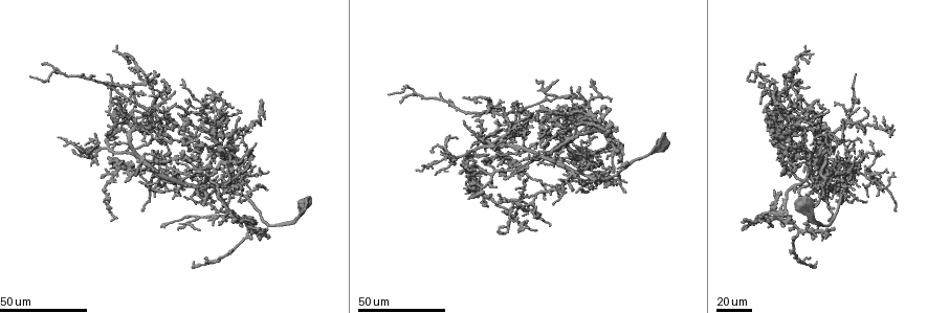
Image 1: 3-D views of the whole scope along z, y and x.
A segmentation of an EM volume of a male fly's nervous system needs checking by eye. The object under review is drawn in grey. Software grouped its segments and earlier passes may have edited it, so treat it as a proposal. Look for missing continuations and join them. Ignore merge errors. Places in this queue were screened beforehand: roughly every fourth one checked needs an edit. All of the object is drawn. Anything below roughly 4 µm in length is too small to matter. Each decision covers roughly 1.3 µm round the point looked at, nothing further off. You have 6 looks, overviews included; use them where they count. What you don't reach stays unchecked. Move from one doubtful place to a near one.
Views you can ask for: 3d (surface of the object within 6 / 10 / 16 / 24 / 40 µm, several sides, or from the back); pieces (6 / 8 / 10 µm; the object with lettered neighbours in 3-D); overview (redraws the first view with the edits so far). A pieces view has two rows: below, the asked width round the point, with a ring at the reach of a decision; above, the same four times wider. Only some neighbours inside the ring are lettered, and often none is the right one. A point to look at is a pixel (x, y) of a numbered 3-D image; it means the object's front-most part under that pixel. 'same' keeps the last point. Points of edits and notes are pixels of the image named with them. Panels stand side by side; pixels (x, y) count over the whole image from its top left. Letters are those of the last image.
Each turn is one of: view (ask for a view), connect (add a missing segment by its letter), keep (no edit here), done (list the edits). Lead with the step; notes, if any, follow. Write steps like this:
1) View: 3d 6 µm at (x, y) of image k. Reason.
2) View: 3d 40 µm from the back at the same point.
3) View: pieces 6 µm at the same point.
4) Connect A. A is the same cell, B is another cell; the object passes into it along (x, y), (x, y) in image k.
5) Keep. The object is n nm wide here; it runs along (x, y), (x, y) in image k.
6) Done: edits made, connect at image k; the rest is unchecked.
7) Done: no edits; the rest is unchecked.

View: 3d 24 µm at (779, 153) of image 1. An open end.

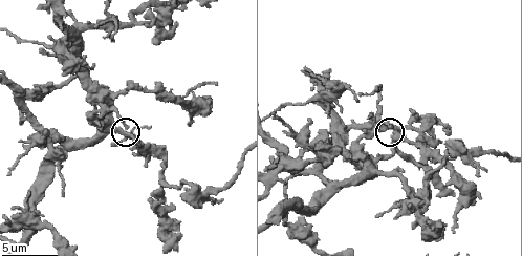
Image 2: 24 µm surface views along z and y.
View: pieces 6 µm at (128, 126) of image 2. See the neighbours.

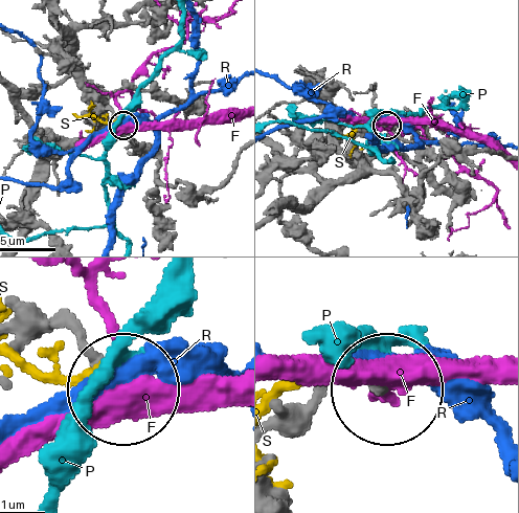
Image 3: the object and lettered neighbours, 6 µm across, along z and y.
Keep. F, P, R and S are other cells; no lettered segment goes on from it.

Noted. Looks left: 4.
View: 3d 24 µm at (112, 156) of image 1.

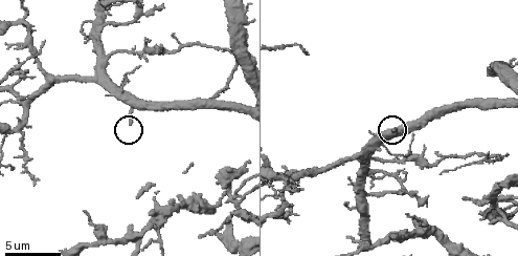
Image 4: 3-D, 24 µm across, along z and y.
View: pieces 6 µm at (129, 120) of image 4. See the neighbours.

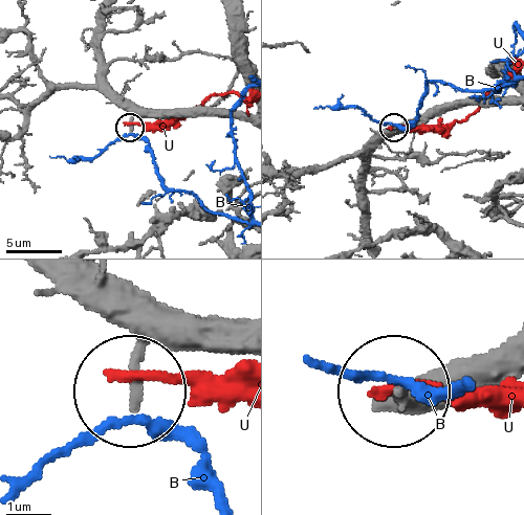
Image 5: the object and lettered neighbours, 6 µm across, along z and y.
Keep. The object is 210 nm wide here; B and U are other cells; no lettered segment goes on from it.

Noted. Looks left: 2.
View: 3d 40 µm at (135, 176) of image 1. An open end.

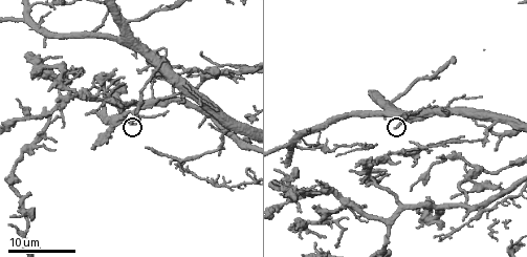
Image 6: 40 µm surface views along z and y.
View: pieces 10 µm at (394, 128) of image 6.

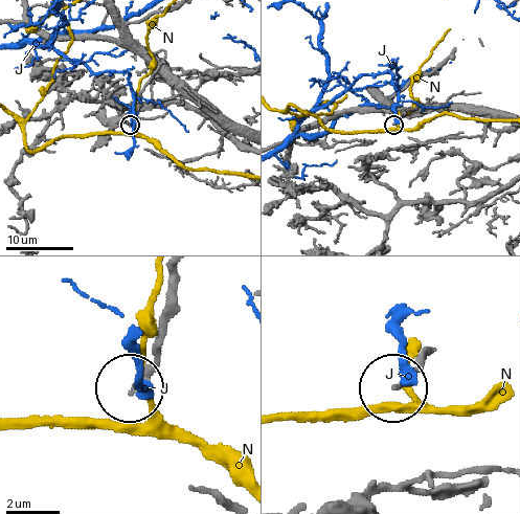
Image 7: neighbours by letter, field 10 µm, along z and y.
Keep. J and N are other cells; no lettered segment goes on from it.

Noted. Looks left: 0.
Done: no edits; the rest is unchecked.

